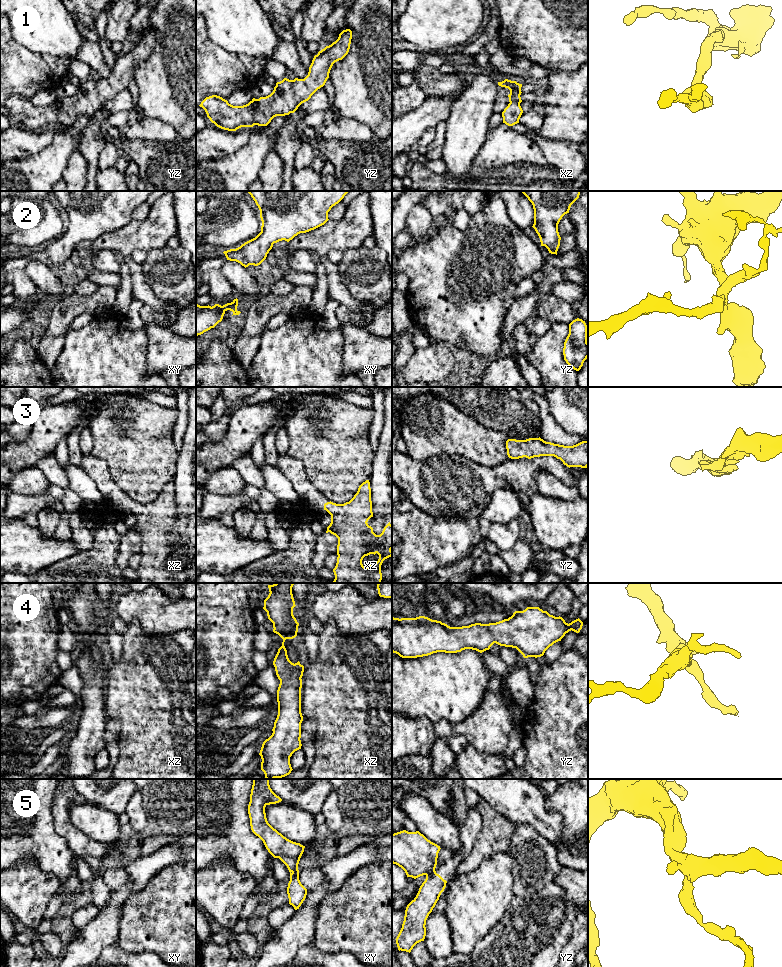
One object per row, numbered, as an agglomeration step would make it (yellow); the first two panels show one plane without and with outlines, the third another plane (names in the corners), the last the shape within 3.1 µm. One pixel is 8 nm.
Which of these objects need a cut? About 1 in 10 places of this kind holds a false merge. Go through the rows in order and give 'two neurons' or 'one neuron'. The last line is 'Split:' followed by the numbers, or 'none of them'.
1: one neuron
2: one neuron
3: one neuron
4: one neuron
5: two neurons
Split: 5

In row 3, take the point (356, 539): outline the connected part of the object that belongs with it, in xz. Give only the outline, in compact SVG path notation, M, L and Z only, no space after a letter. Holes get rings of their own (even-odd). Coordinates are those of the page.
M369 480L359 486L357 493L349 502L336 504L330 501L324 504L324 510L331 515L331 523L326 533L330 532L338 538L338 557L333 569L333 583L381 583L381 565L385 559L392 556L392 525L389 522L380 535L376 535L373 528L368 525L368 520L373 517ZM376 553L379 555L378 561L374 565L364 567L363 558Z

